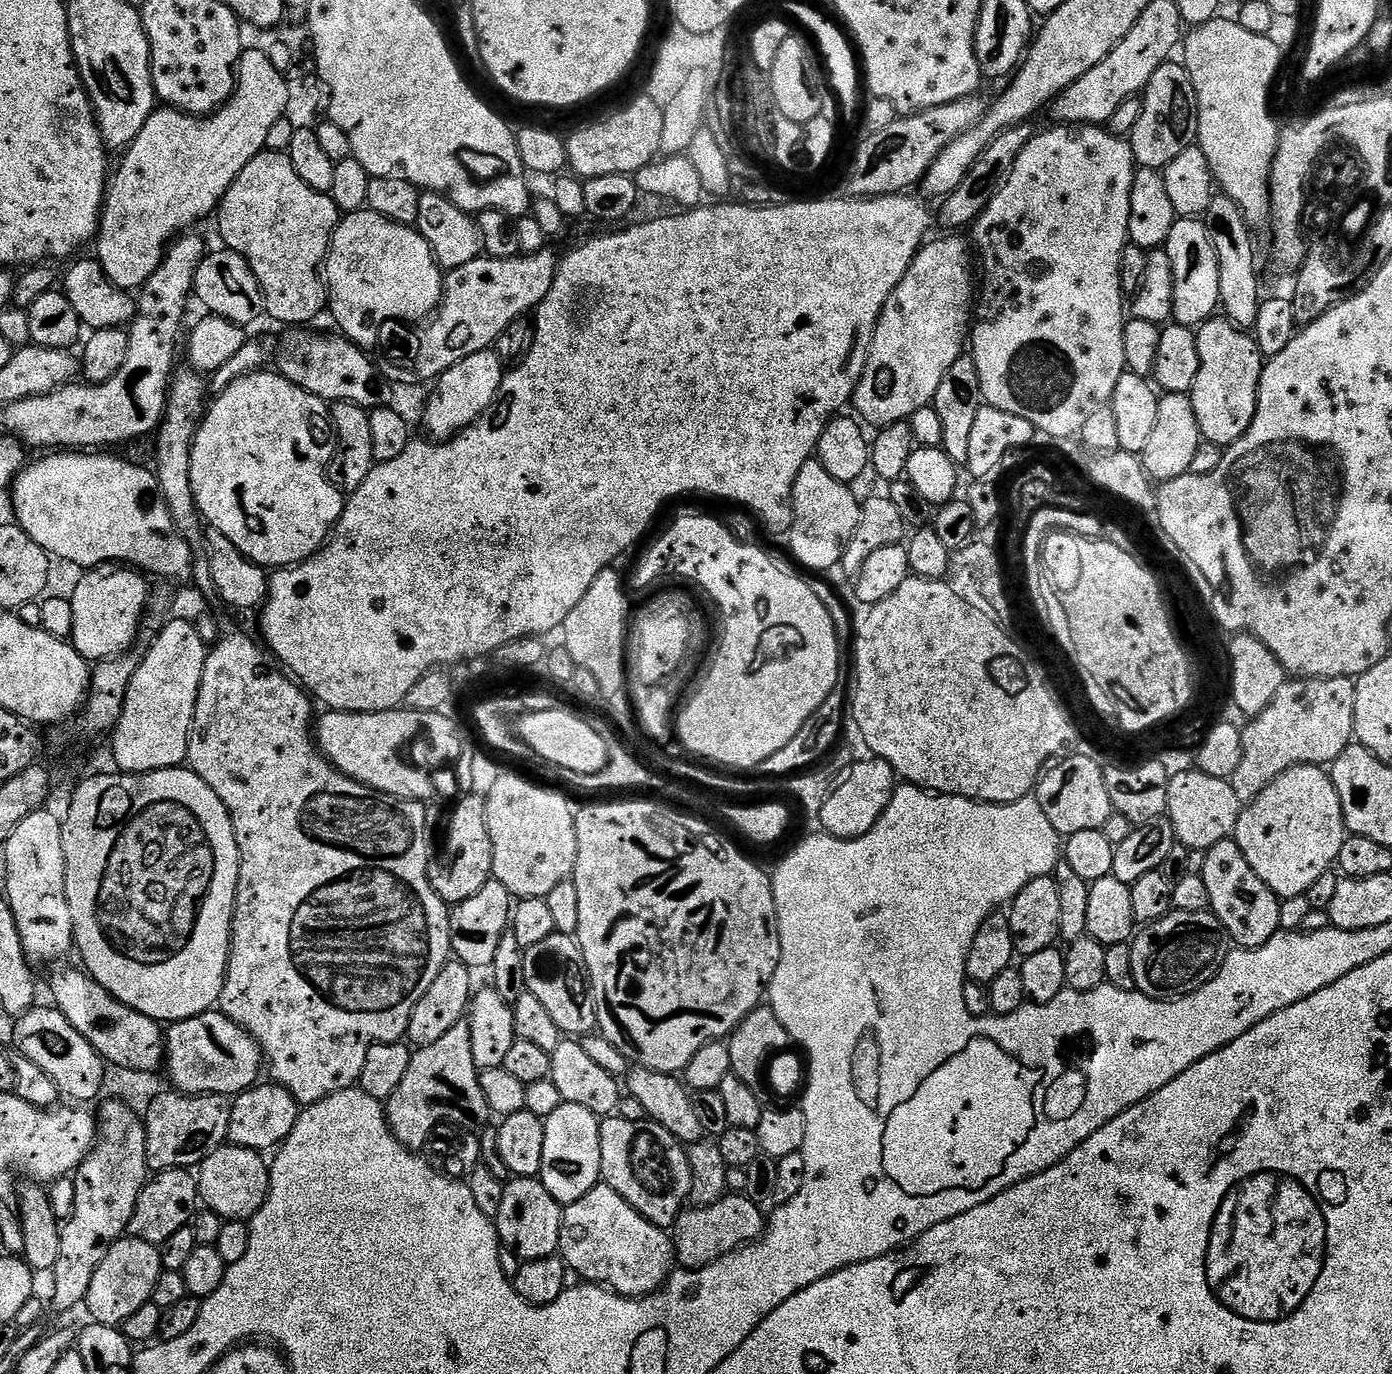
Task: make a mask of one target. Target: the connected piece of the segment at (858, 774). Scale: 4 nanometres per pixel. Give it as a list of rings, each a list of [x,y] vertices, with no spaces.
[[[867,758],[857,759],[847,771],[843,773],[840,785],[833,787],[827,793],[821,806],[818,819],[823,835],[833,836],[839,840],[853,840],[862,838],[884,816],[886,806],[890,806],[890,798],[898,787],[898,777],[890,762]]]

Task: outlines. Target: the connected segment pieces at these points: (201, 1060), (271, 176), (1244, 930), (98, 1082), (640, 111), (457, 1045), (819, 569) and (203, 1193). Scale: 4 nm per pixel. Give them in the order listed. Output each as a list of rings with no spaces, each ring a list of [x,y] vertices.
[[[209,1010],[188,1020],[177,1020],[169,1028],[172,1029],[166,1032],[166,1072],[168,1068],[175,1091],[185,1096],[235,1098],[261,1079],[262,1053],[258,1042],[223,1012]]]
[[[265,150],[244,167],[238,178],[234,178],[220,200],[219,216],[223,247],[229,252],[237,252],[250,266],[254,278],[258,278],[267,319],[288,324],[284,326],[311,325],[311,320],[328,308],[328,285],[322,279],[322,269],[328,258],[328,248],[332,245],[332,235],[342,219],[331,195],[314,190],[314,186],[306,186],[287,154]]]
[[[1229,838],[1218,842],[1213,848],[1204,852],[1204,870],[1206,890],[1210,890],[1210,911],[1220,919],[1227,939],[1232,940],[1237,949],[1261,948],[1270,937],[1281,931],[1280,901],[1254,874],[1250,862],[1242,854],[1235,839]]]
[[[34,1006],[24,1015],[15,1017],[16,1029],[12,1032],[16,1039],[15,1051],[30,1058],[34,1066],[46,1073],[53,1080],[54,1086],[58,1086],[61,1097],[69,1096],[76,1100],[72,1102],[94,1099],[104,1088],[106,1062],[98,1050],[94,1050],[94,1046],[90,1046],[90,1042],[86,1042],[86,1038],[82,1038],[74,1026],[70,1026],[68,1019],[55,1006],[40,1007]]]
[[[648,94],[641,100],[625,106],[621,112],[592,124],[589,128],[580,128],[571,137],[567,137],[567,167],[577,177],[589,180],[602,174],[633,174],[657,159],[662,142],[662,118],[664,110]]]
[[[461,1022],[446,1030],[438,1042],[425,1048],[416,1048],[412,1061],[398,1085],[398,1090],[386,1101],[386,1115],[398,1143],[413,1150],[427,1145],[430,1134],[440,1124],[451,1124],[465,1132],[476,1132],[489,1127],[490,1113],[474,1054],[470,1051],[470,1032]]]
[[[815,458],[798,470],[792,487],[792,527],[786,539],[792,543],[792,552],[801,569],[813,568],[816,571],[813,573],[824,574],[827,568],[835,569],[839,565],[860,521],[861,501],[856,500],[852,491],[849,485],[838,482],[838,478],[830,478]]]
[[[233,1143],[215,1148],[198,1165],[198,1196],[203,1207],[209,1208],[225,1221],[247,1221],[255,1216],[268,1196],[270,1164],[260,1156],[263,1155],[257,1149],[239,1148]]]

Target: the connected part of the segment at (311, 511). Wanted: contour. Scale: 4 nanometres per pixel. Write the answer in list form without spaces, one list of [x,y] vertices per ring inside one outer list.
[[[261,370],[238,378],[230,382],[230,386],[226,386],[226,390],[218,393],[215,399],[216,401],[212,400],[207,405],[203,419],[198,424],[196,435],[192,440],[192,457],[190,458],[190,482],[193,486],[193,496],[207,527],[217,528],[223,539],[229,540],[247,560],[251,560],[253,564],[258,564],[265,570],[291,568],[293,564],[301,564],[303,560],[310,559],[333,535],[336,525],[340,523],[340,515],[344,513],[346,503],[345,493],[338,491],[328,481],[328,464],[332,461],[334,451],[334,433],[329,405],[314,394],[302,390],[275,370]]]

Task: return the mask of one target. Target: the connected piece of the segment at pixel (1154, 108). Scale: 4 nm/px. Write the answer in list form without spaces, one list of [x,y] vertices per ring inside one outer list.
[[[1169,62],[1154,70],[1154,78],[1150,78],[1144,87],[1140,104],[1140,117],[1132,128],[1130,143],[1137,165],[1142,168],[1162,170],[1182,150],[1193,147],[1197,143],[1198,134],[1198,102],[1196,91],[1190,82],[1190,74],[1183,63]]]

